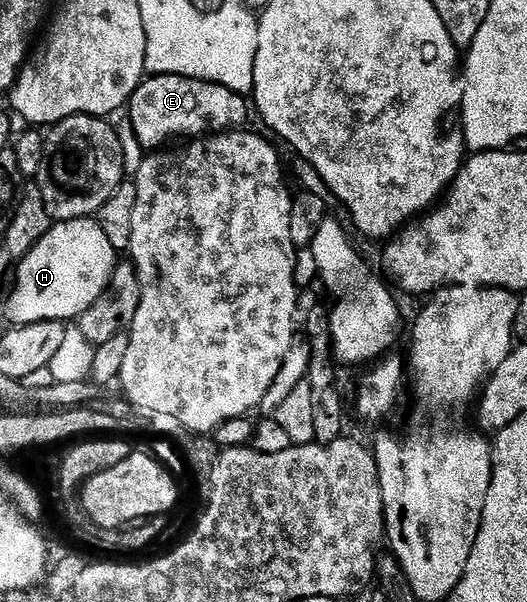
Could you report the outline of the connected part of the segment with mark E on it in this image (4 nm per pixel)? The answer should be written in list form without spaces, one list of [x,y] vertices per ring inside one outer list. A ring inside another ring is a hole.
[[[158,73],[145,76],[126,106],[126,117],[145,151],[160,151],[175,137],[203,139],[217,133],[239,130],[248,121],[250,101],[245,94],[230,91],[213,81]]]

